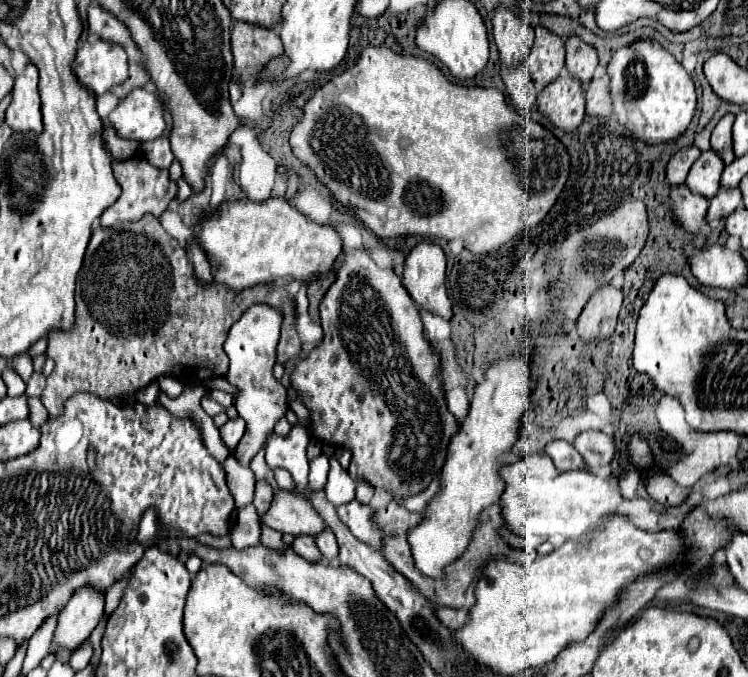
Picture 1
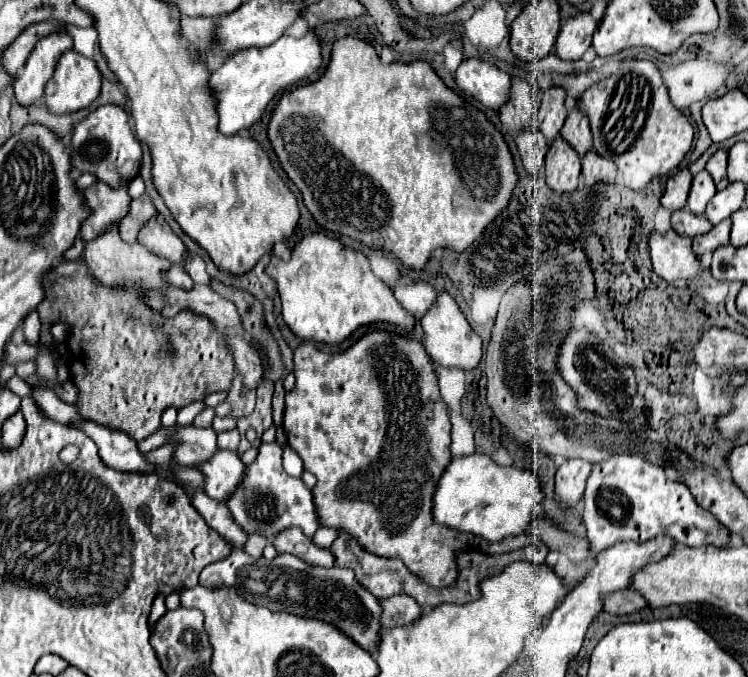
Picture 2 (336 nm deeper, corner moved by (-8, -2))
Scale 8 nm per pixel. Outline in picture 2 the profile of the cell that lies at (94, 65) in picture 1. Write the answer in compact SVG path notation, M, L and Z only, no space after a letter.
M68 50L58 66L56 72L52 76L52 80L46 86L46 104L54 114L68 114L68 112L76 112L82 108L88 108L98 96L100 96L100 88L102 88L102 74L96 66L96 60L86 58L74 50Z

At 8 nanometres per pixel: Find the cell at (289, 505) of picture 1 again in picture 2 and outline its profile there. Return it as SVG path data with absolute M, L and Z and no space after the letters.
M230 450L216 452L212 460L208 460L206 464L200 464L198 468L206 476L204 492L218 502L226 502L226 496L238 488L246 472L246 466L240 460L240 456Z

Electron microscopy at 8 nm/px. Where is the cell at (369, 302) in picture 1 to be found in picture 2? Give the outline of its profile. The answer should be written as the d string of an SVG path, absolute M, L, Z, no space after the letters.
M370 330L362 338L358 338L350 348L346 348L340 354L315 354L313 342L300 344L294 350L294 376L296 386L292 392L286 394L286 408L284 408L284 432L288 438L288 446L298 452L298 456L304 460L304 468L312 474L316 474L318 484L314 486L314 502L318 506L318 516L322 526L334 526L340 530L350 532L358 538L360 546L376 556L396 556L400 558L412 572L422 576L430 586L450 586L456 580L456 562L454 552L466 550L472 546L474 536L466 532L456 532L456 528L444 528L444 524L436 524L432 520L432 492L436 490L436 480L444 474L444 468L452 462L450 452L450 410L448 404L442 400L438 390L438 376L434 370L434 364L428 360L428 352L424 352L424 342L408 338L400 332L388 332L388 330Z

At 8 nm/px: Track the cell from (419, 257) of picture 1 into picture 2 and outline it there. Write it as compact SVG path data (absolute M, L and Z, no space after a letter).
M440 292L436 304L420 318L424 330L424 344L430 358L440 366L458 366L462 370L474 370L482 358L482 338L470 326L466 316L460 312L456 300L448 292Z

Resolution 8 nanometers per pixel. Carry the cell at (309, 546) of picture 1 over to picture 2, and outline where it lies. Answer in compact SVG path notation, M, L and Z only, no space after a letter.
M250 534L246 546L244 546L244 552L248 552L250 556L254 558L260 558L262 552L264 552L264 546L268 544L268 538L266 536L260 536L260 534Z

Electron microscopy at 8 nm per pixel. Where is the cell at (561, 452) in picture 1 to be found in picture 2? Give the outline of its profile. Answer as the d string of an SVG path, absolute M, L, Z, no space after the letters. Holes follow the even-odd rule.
M622 453L594 464L584 492L584 506L584 522L594 552L604 550L618 540L646 542L660 534L666 534L684 546L730 544L728 528L696 504L696 498L684 482L668 480L664 468L652 466L639 455ZM624 480L626 484L622 484Z

